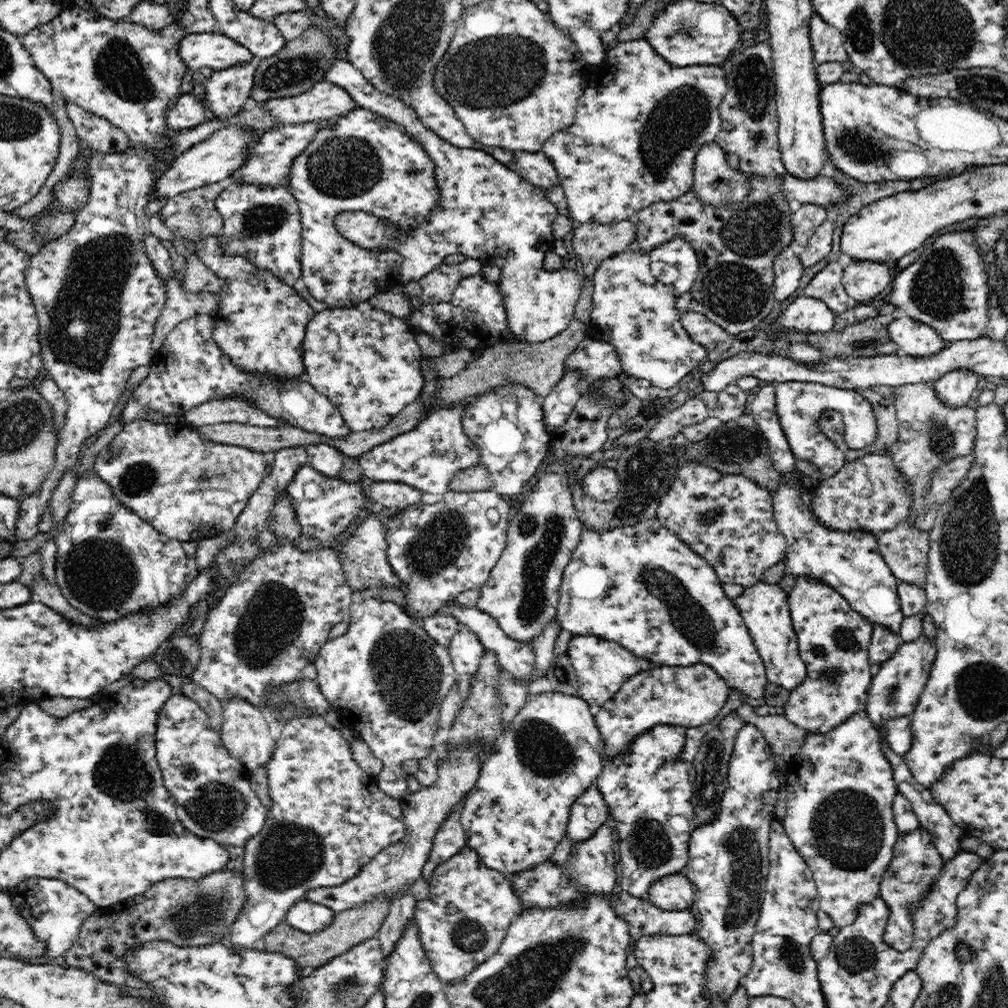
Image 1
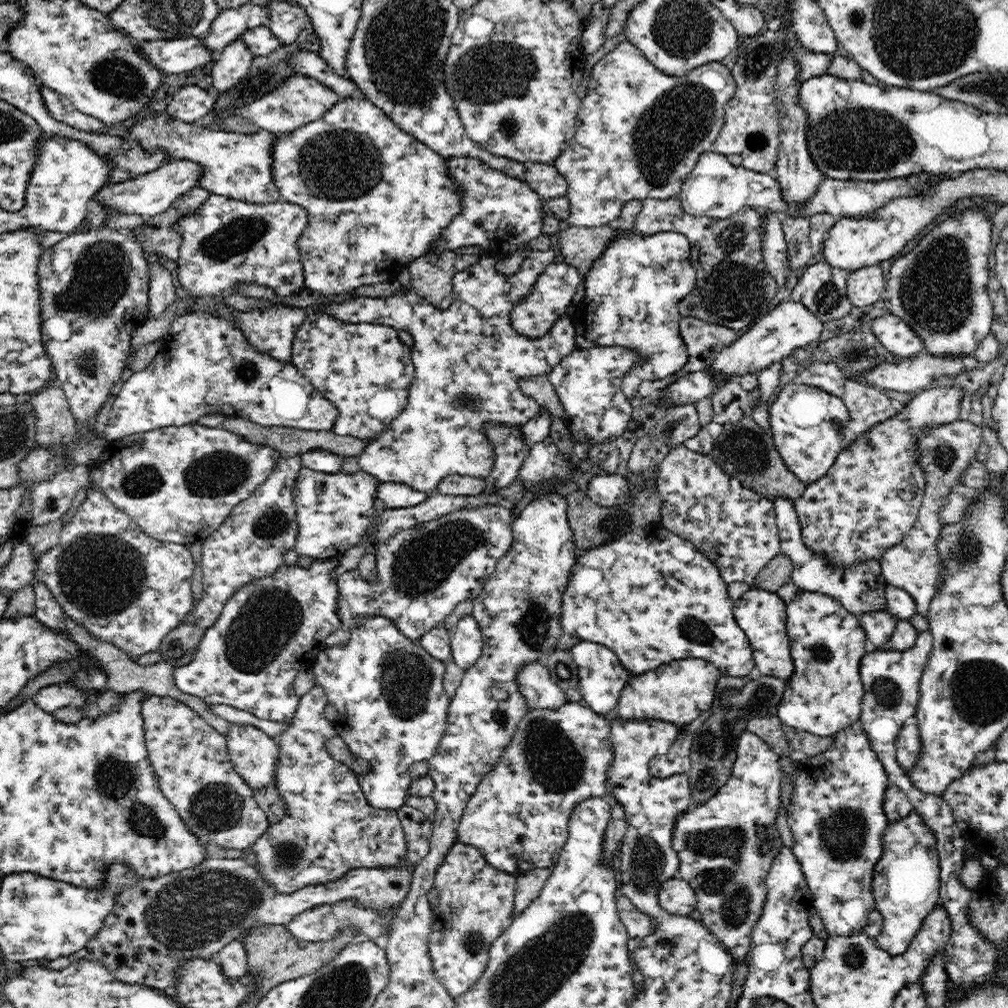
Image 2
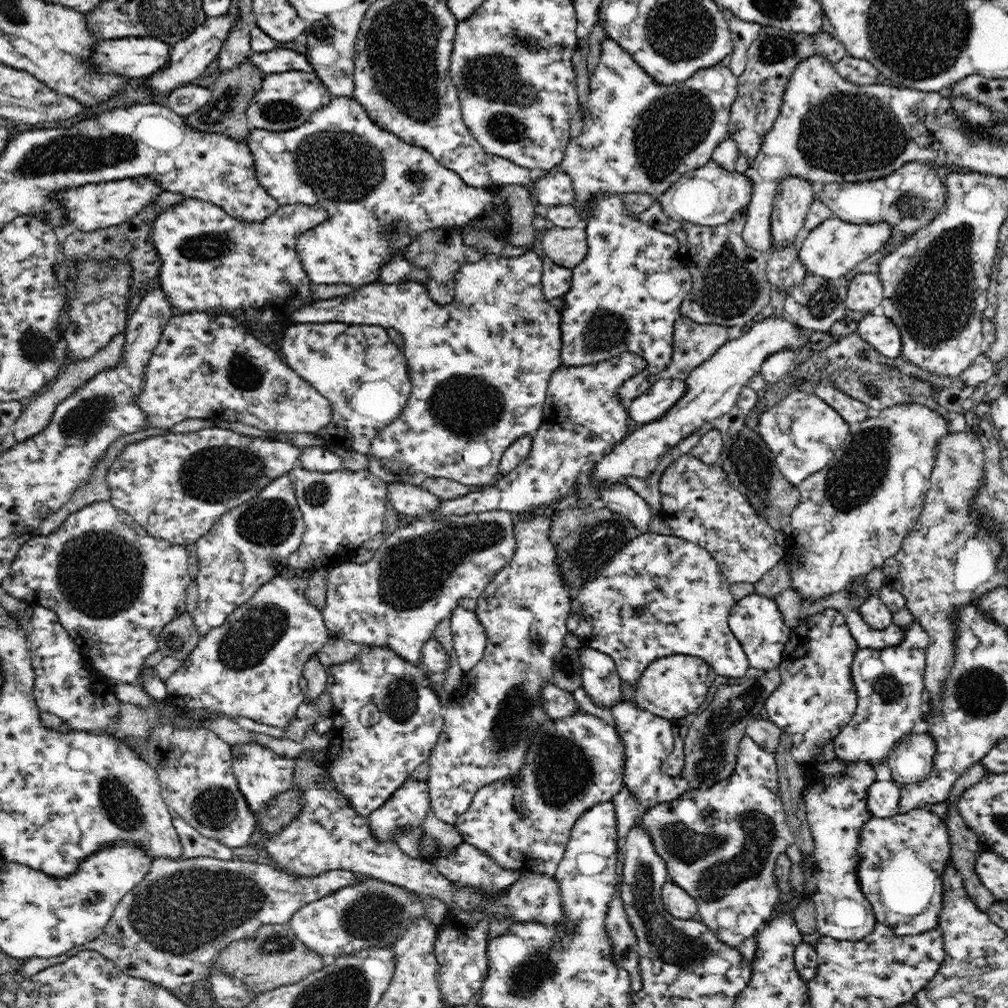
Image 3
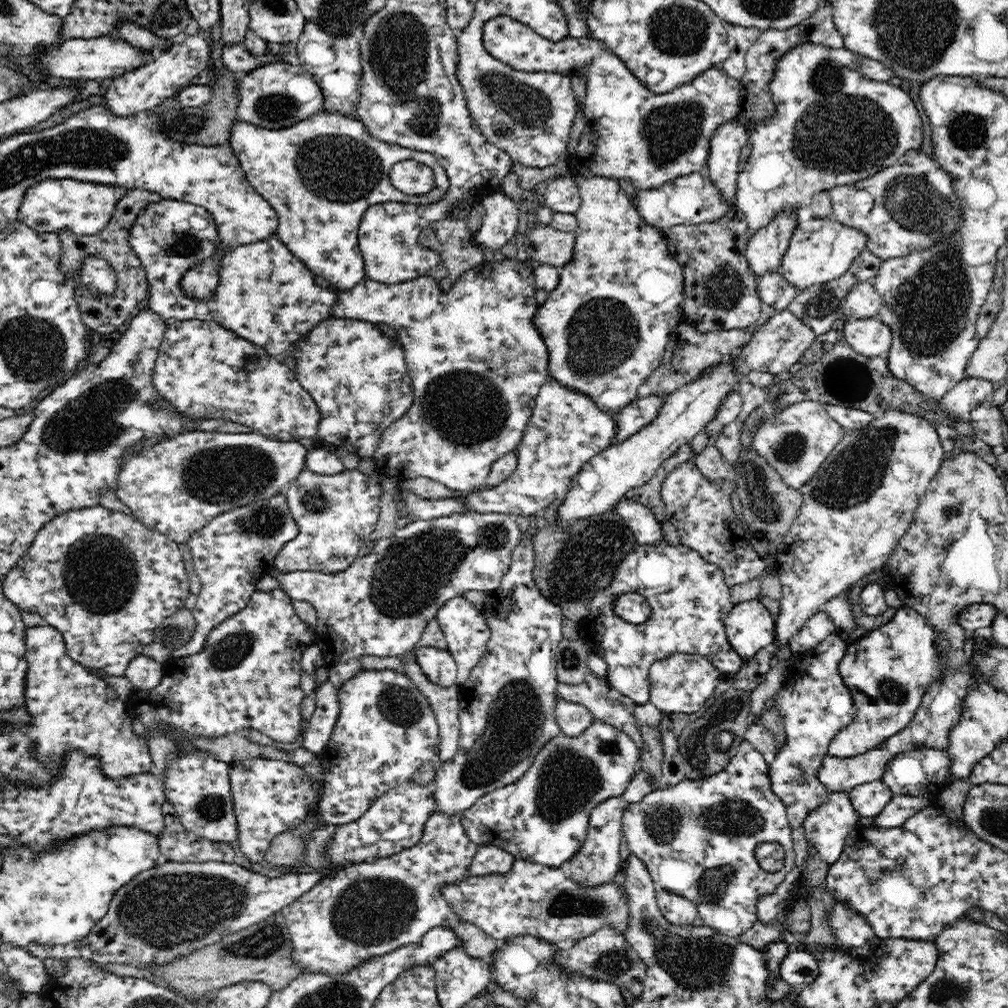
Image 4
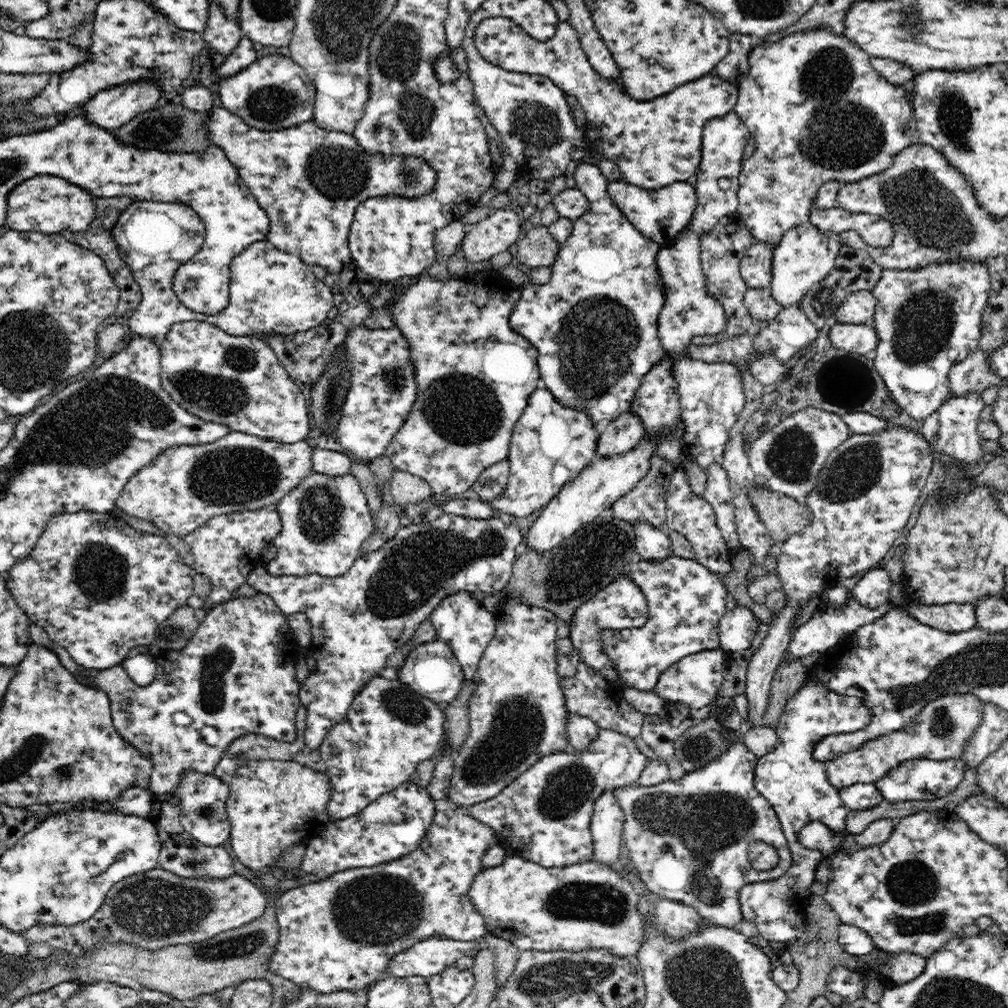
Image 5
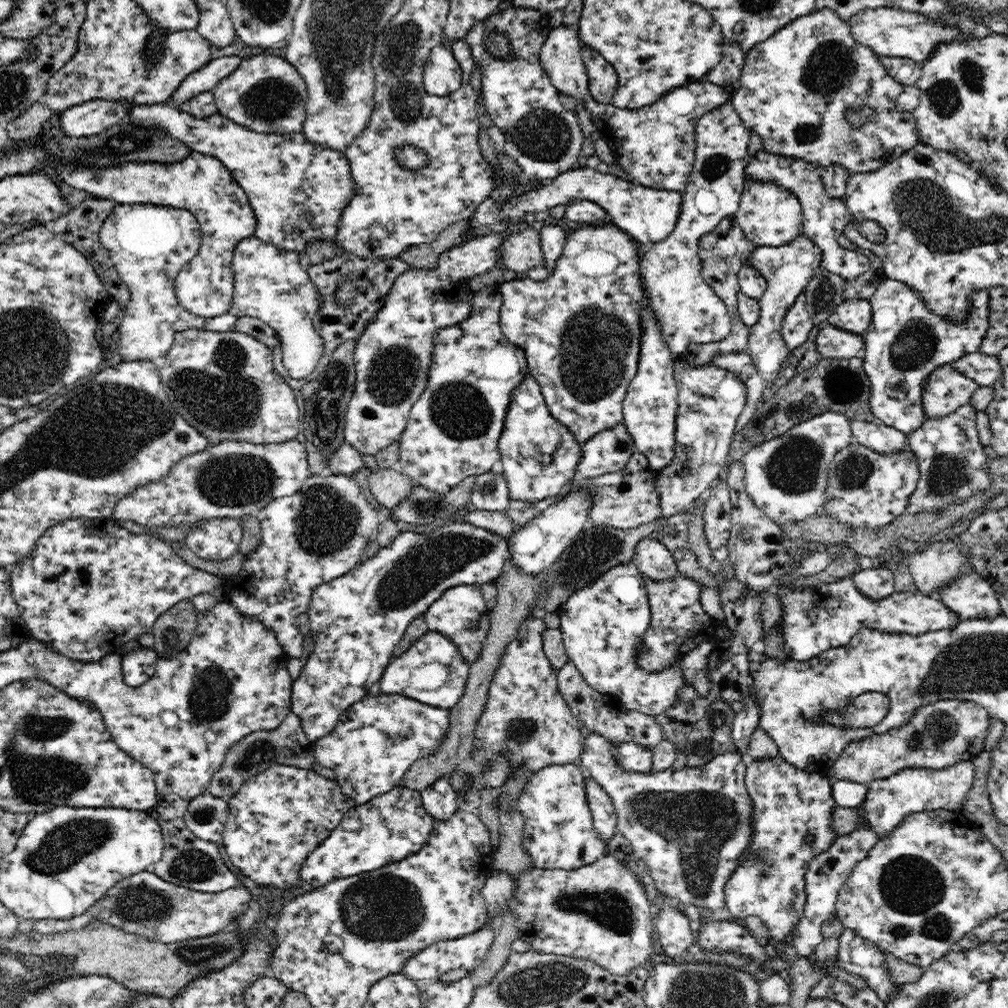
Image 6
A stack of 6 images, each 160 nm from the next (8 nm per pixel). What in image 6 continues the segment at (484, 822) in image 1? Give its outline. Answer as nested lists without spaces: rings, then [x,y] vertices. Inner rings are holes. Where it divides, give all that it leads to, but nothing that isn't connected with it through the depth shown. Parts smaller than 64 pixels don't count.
[[[635,741],[614,743],[612,753],[614,753],[616,765],[620,765],[620,769],[624,769],[624,772],[649,773],[652,771],[653,751],[636,744]],[[578,763],[552,764],[533,771],[528,786],[516,798],[516,812],[524,817],[524,838],[522,845],[532,857],[533,866],[540,869],[576,870],[596,862],[605,853],[604,840],[600,840],[593,827],[593,818],[587,803],[586,778],[580,773]]]

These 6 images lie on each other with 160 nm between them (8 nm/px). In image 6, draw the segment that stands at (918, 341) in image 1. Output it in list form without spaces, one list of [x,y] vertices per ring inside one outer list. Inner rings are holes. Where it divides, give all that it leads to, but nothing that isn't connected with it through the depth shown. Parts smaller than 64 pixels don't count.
[[[830,324],[816,336],[816,350],[822,358],[852,358],[864,348],[863,334],[852,334]]]

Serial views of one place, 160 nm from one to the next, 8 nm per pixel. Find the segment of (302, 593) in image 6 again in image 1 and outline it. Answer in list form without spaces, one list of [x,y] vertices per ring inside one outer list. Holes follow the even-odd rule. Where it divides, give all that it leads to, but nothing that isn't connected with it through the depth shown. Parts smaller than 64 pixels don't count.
[[[308,464],[299,468],[286,493],[295,507],[302,538],[320,540],[318,548],[322,549],[331,548],[340,534],[358,523],[357,520],[363,519],[368,512],[361,482],[345,482],[323,476]]]

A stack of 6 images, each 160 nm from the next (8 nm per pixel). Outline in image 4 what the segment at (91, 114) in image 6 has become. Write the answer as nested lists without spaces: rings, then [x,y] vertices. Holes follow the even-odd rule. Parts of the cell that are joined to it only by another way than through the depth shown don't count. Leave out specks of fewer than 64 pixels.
[[[202,33],[189,35],[181,43],[172,43],[156,60],[120,78],[114,78],[105,91],[105,104],[116,115],[138,114],[142,110],[158,109],[175,92],[190,84],[190,81],[206,70],[210,60],[211,41]]]

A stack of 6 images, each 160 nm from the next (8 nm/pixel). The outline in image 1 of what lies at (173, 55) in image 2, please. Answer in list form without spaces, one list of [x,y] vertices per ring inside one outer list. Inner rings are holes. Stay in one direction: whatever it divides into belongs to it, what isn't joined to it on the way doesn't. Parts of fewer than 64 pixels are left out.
[[[210,32],[188,33],[179,42],[179,54],[184,62],[188,62],[188,69],[192,71],[201,68],[228,70],[232,66],[257,65],[259,61],[235,39]]]

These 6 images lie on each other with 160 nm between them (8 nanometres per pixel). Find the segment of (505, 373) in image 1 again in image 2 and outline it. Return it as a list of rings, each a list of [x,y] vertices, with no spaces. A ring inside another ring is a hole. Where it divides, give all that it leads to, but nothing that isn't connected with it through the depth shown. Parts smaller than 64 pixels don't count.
[[[547,374],[534,376],[534,378],[520,378],[517,386],[522,391],[523,396],[531,396],[541,406],[546,409],[554,418],[564,419],[564,409],[560,404],[558,393],[554,390]]]

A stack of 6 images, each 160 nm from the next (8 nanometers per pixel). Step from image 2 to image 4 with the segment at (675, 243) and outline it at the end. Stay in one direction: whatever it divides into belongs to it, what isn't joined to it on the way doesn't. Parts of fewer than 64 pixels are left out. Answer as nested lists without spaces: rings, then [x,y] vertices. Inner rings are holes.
[[[582,175],[573,176],[579,186],[581,196],[581,206],[576,212],[577,227],[575,230],[575,248],[572,260],[559,267],[559,283],[554,290],[548,293],[546,301],[539,305],[536,314],[532,317],[532,324],[535,326],[541,338],[544,339],[549,352],[549,375],[556,382],[562,382],[564,386],[580,391],[580,394],[587,394],[592,402],[596,403],[599,410],[608,412],[608,415],[620,413],[625,406],[636,400],[638,397],[638,387],[660,366],[665,350],[670,340],[670,334],[675,326],[680,323],[682,316],[683,300],[685,297],[684,275],[679,262],[670,254],[667,242],[656,231],[656,228],[650,226],[644,219],[640,217],[640,212],[636,211],[630,197],[618,185],[618,181],[610,179],[610,177],[584,177]]]

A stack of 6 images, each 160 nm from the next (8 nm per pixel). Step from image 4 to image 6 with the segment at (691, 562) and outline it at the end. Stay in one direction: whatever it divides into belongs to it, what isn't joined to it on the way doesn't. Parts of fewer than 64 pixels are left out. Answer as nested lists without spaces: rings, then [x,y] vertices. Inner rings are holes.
[[[644,574],[644,584],[651,608],[651,620],[641,639],[640,648],[636,650],[636,664],[644,672],[656,673],[672,668],[676,661],[680,661],[701,642],[713,640],[716,621],[703,609],[699,598],[704,586],[694,578],[676,574],[672,578],[654,582]]]

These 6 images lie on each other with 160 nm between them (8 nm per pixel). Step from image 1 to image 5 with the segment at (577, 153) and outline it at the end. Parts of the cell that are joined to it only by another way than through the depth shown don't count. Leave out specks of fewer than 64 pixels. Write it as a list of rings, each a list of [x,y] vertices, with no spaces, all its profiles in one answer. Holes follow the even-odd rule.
[[[504,17],[488,18],[476,27],[475,47],[488,62],[503,70],[550,78],[567,95],[576,96],[587,120],[584,135],[591,136],[589,148],[596,153],[597,160],[605,157],[612,159],[620,169],[622,180],[646,190],[659,189],[673,182],[693,180],[699,172],[704,125],[713,118],[732,112],[739,97],[736,84],[715,74],[708,74],[696,81],[687,82],[668,94],[640,102],[623,91],[621,80],[604,79],[604,76],[595,71],[592,64],[588,63],[578,33],[569,21],[560,21],[555,35],[542,42],[528,36],[513,20]]]

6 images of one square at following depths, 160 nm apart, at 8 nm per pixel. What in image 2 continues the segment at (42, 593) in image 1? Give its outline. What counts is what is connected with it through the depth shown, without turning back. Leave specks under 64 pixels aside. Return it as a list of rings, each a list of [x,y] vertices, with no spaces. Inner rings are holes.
[[[64,614],[64,623],[66,623],[66,629],[69,630],[71,638],[74,638],[79,650],[88,651],[95,655],[99,660],[99,664],[107,671],[108,690],[125,696],[128,693],[136,693],[137,691],[148,692],[148,695],[170,696],[183,702],[186,706],[192,707],[192,710],[195,710],[210,726],[213,726],[217,731],[220,731],[220,734],[228,734],[228,726],[230,726],[230,723],[227,720],[220,718],[217,714],[214,714],[211,711],[210,704],[206,704],[197,696],[184,694],[184,692],[176,687],[173,675],[174,667],[170,665],[170,663],[162,660],[159,663],[148,666],[141,665],[129,658],[129,656],[125,652],[122,652],[117,646],[91,636],[85,626],[78,624],[71,618],[68,618],[67,614]]]

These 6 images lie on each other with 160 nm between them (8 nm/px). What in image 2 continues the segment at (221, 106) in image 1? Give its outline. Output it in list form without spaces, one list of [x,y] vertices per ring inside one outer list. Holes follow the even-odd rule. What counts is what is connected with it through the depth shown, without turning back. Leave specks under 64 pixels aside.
[[[238,38],[218,54],[213,62],[212,80],[220,95],[242,81],[250,72],[254,59],[252,51]]]

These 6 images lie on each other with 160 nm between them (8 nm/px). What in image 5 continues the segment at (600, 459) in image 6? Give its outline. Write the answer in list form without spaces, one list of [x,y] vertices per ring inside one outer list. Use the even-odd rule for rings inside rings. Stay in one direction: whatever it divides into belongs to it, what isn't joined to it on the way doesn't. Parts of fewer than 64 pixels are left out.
[[[632,412],[620,415],[600,434],[596,458],[610,459],[633,450],[645,438],[645,430],[640,416]]]

